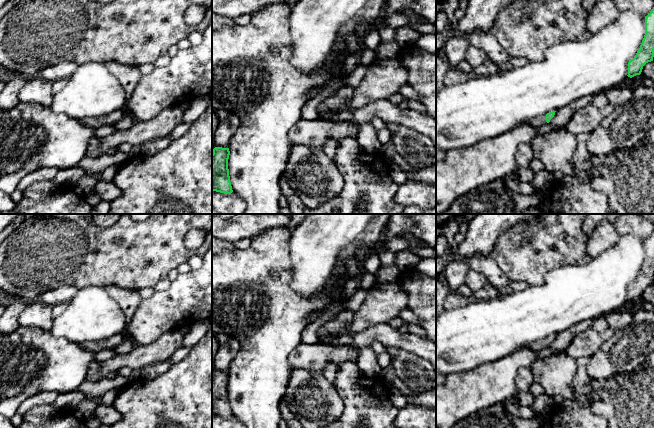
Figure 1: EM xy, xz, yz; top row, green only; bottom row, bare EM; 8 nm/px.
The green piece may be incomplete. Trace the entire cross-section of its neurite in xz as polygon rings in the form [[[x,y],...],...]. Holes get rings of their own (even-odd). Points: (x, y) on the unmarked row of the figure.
[[[215,371],[212,377],[212,415],[231,418],[233,416],[229,393],[228,383],[229,372]]]

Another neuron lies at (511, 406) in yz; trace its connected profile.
[[[514,399],[505,402],[504,408],[508,413],[523,419],[530,419],[535,417],[535,412],[532,406],[521,406]]]

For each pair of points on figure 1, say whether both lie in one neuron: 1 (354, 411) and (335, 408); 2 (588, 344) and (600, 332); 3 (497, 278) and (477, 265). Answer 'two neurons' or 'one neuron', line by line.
1: two neurons
2: one neuron
3: one neuron

